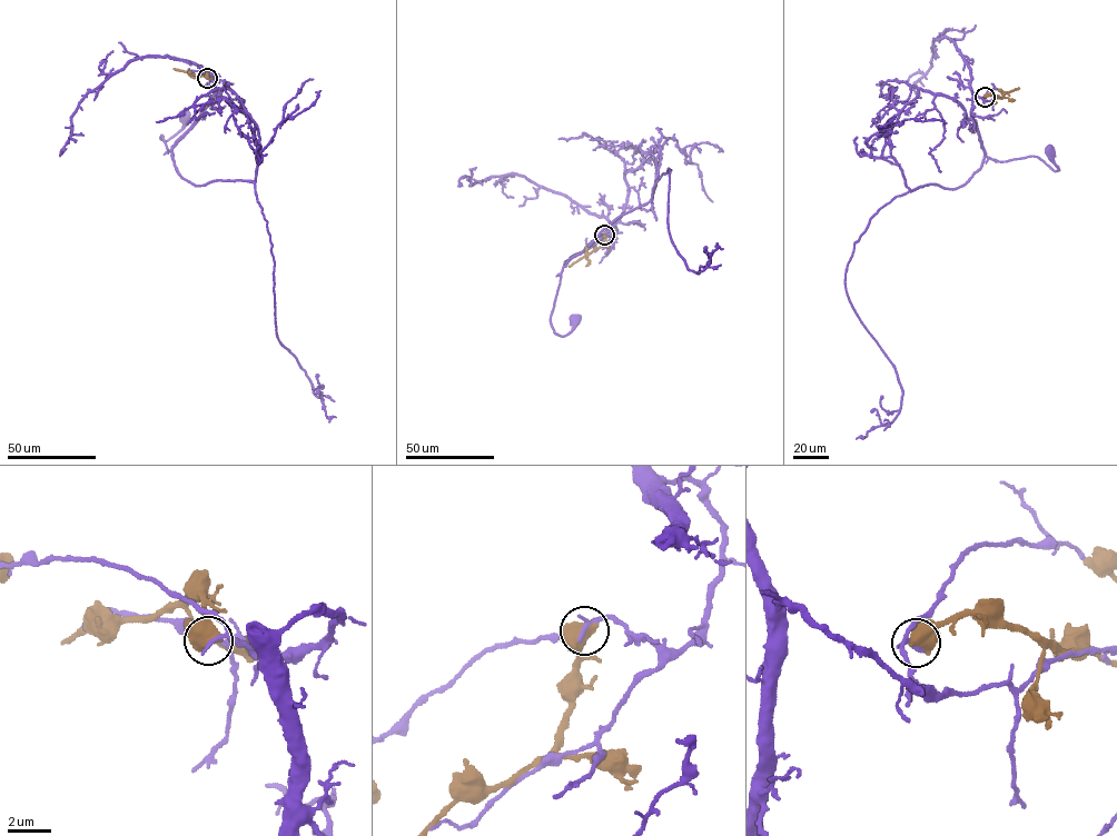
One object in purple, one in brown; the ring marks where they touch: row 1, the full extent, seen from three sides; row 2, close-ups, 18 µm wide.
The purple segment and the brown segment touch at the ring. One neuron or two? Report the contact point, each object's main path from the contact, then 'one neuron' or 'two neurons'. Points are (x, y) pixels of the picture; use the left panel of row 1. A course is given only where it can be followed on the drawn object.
(207, 78) | purple via (207, 77), (218, 76), (213, 77), (210, 102), (168, 151), (160, 137), (168, 140), (183, 127), (185, 116) | brown via (207, 77), (207, 72), (195, 78), (174, 69) | two neurons

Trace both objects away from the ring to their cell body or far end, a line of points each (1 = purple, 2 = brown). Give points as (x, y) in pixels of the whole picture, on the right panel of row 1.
1: (985, 97), (972, 95), (971, 115), (985, 155), (999, 161), (1038, 157), (1055, 171), (1050, 150)
2: (985, 97), (991, 95), (1001, 98), (1019, 88)

